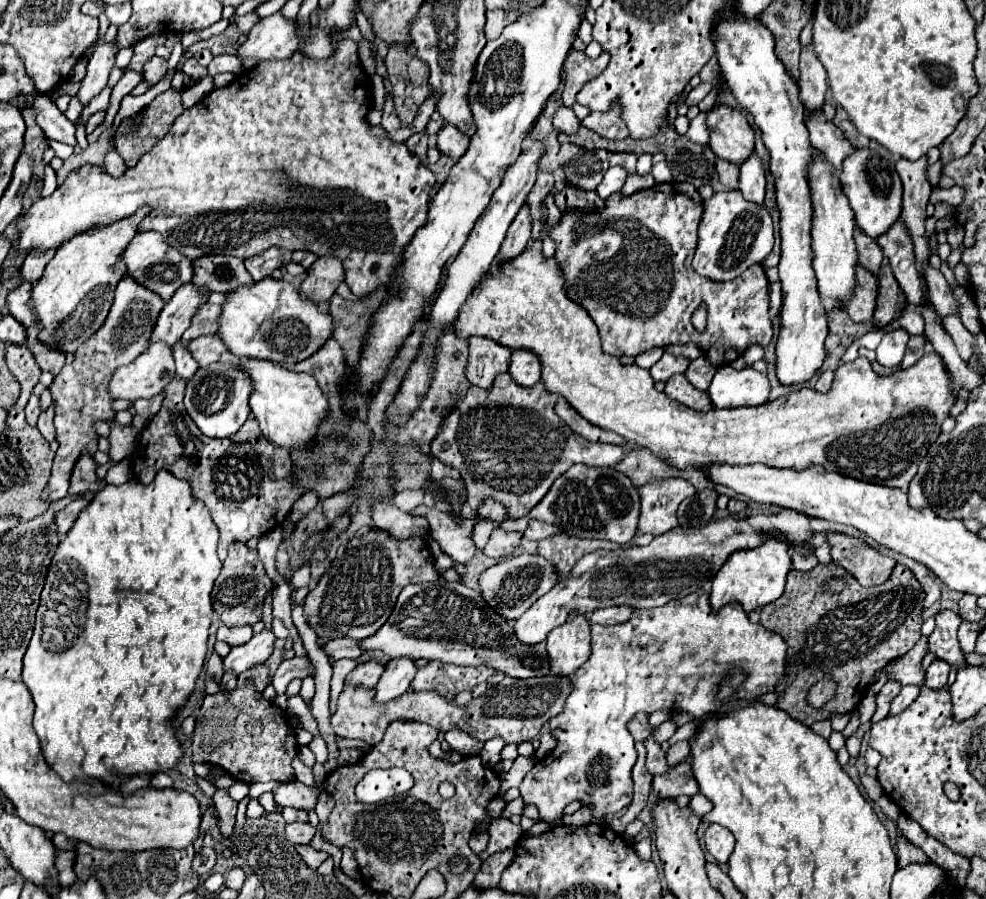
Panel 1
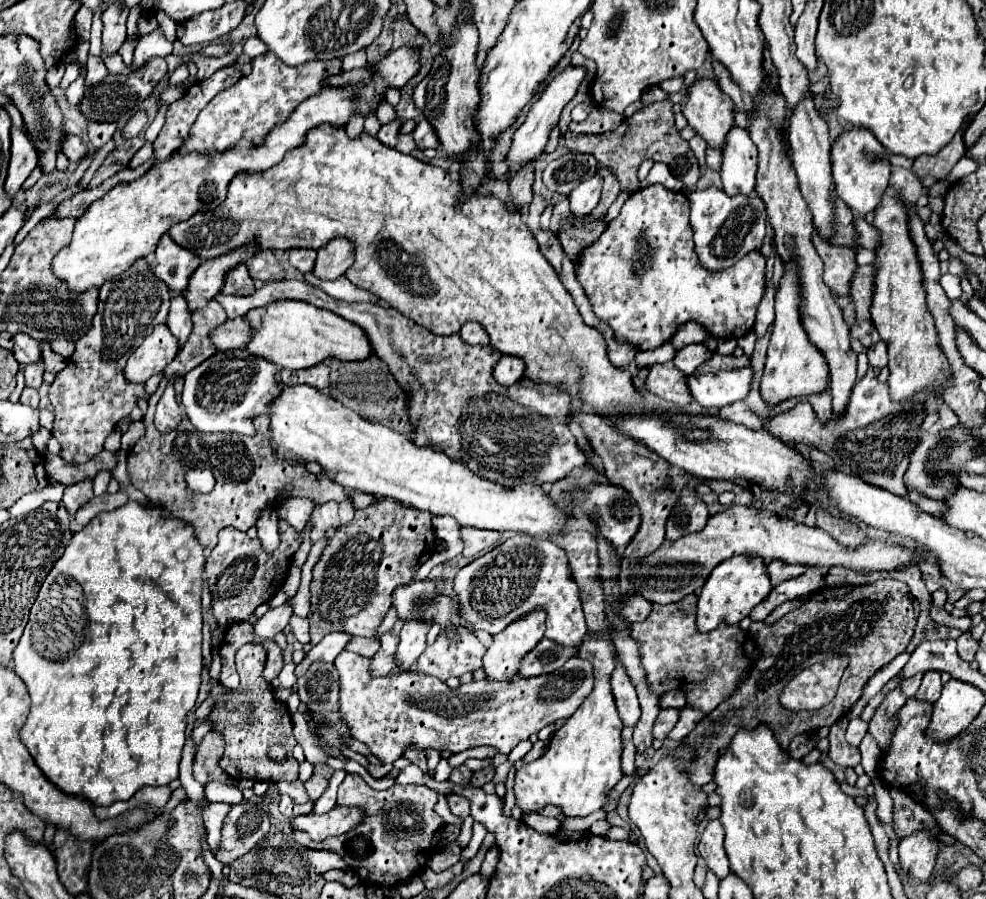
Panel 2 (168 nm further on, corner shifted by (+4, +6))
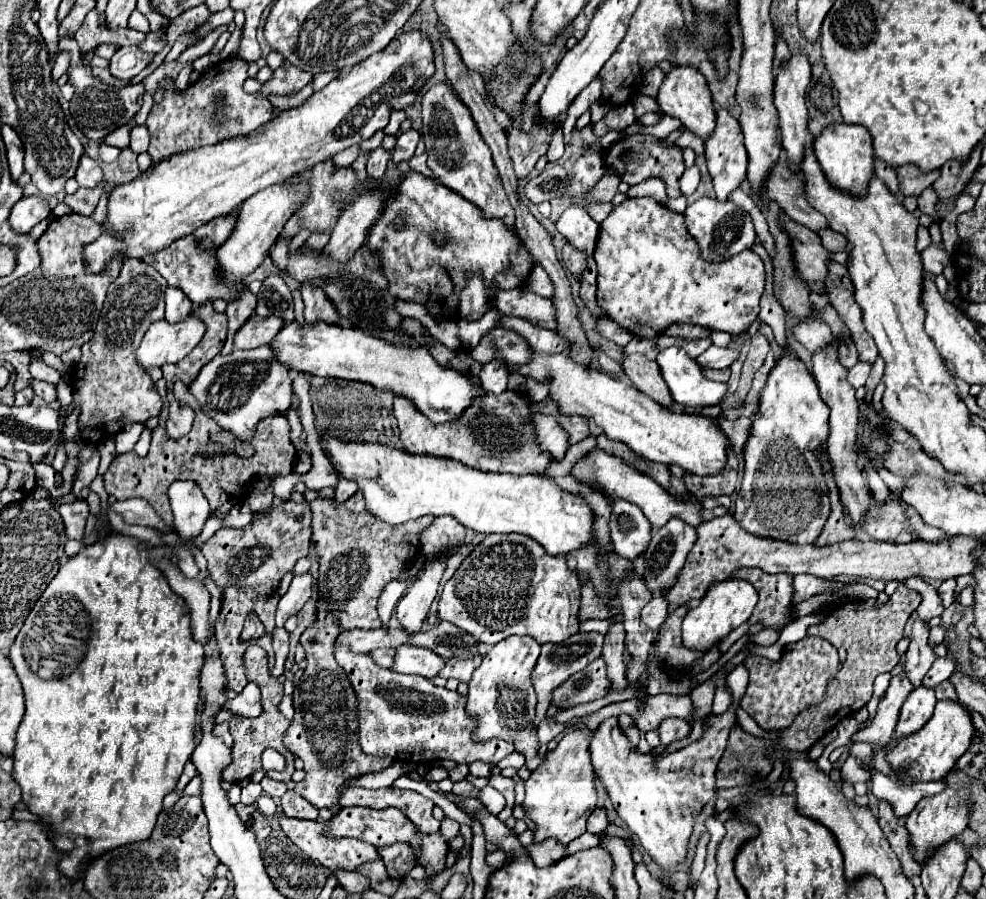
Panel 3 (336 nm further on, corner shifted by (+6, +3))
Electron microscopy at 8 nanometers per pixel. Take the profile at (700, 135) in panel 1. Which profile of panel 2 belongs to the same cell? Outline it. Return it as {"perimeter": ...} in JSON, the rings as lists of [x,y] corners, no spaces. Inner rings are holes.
{"perimeter":[[[697,134],[689,140],[689,146],[691,146],[691,150],[693,150],[693,154],[697,156],[697,160],[699,160],[699,166],[701,166],[701,170],[705,168],[705,150],[707,150],[707,142],[703,142],[703,138],[699,138]]]}

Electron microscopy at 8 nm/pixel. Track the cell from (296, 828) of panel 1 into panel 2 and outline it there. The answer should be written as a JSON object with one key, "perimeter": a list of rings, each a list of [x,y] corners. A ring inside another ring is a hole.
{"perimeter":[[[335,806],[327,814],[305,814],[291,820],[293,830],[309,832],[313,840],[325,840],[329,836],[339,836],[349,832],[353,826],[361,822],[361,808],[341,808]]]}

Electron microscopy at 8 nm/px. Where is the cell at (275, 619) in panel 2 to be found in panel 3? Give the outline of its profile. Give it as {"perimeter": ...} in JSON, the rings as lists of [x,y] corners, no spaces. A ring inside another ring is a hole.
{"perimeter":[[[303,573],[303,575],[295,575],[291,581],[291,587],[287,591],[285,597],[281,597],[279,607],[277,607],[277,627],[283,627],[283,623],[295,615],[297,611],[301,611],[301,607],[309,601],[311,597],[311,573]]]}

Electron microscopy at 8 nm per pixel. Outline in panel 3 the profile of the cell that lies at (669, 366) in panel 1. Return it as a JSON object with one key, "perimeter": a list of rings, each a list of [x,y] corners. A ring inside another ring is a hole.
{"perimeter":[[[711,345],[703,355],[697,357],[697,363],[701,367],[709,367],[709,369],[727,369],[731,367],[735,361],[739,359],[739,349],[721,349]]]}

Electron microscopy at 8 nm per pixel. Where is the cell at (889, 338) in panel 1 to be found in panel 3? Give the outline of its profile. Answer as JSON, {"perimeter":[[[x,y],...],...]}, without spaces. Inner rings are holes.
{"perimeter":[[[857,363],[855,367],[851,367],[847,371],[847,381],[853,389],[859,389],[859,387],[865,387],[865,381],[869,377],[869,371],[871,371],[871,365],[869,363]]]}

